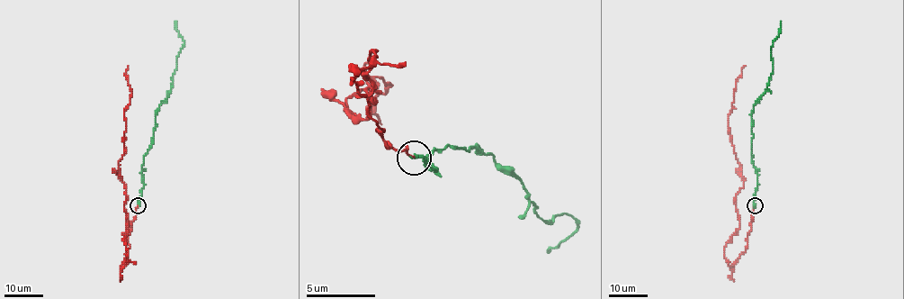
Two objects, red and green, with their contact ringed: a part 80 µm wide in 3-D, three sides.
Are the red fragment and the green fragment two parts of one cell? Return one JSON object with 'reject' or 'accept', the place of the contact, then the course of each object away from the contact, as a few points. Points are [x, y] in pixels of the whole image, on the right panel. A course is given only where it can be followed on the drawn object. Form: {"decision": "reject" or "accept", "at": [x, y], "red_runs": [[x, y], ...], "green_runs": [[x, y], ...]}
{"decision": "accept", "at": [755, 205], "red_runs": [[755, 206], [747, 248], [732, 271], [724, 249], [739, 227], [735, 195], [743, 176], [728, 115], [745, 65]], "green_runs": [[755, 206], [757, 175], [752, 160], [751, 113], [772, 73], [770, 48], [779, 34], [780, 22]]}

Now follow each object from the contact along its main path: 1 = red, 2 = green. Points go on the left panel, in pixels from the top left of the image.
1: (138, 206), (121, 271), (128, 257), (128, 195), (119, 162), (125, 150), (129, 65)
2: (138, 206), (144, 155), (152, 144), (156, 113), (171, 86), (183, 43), (174, 22)

